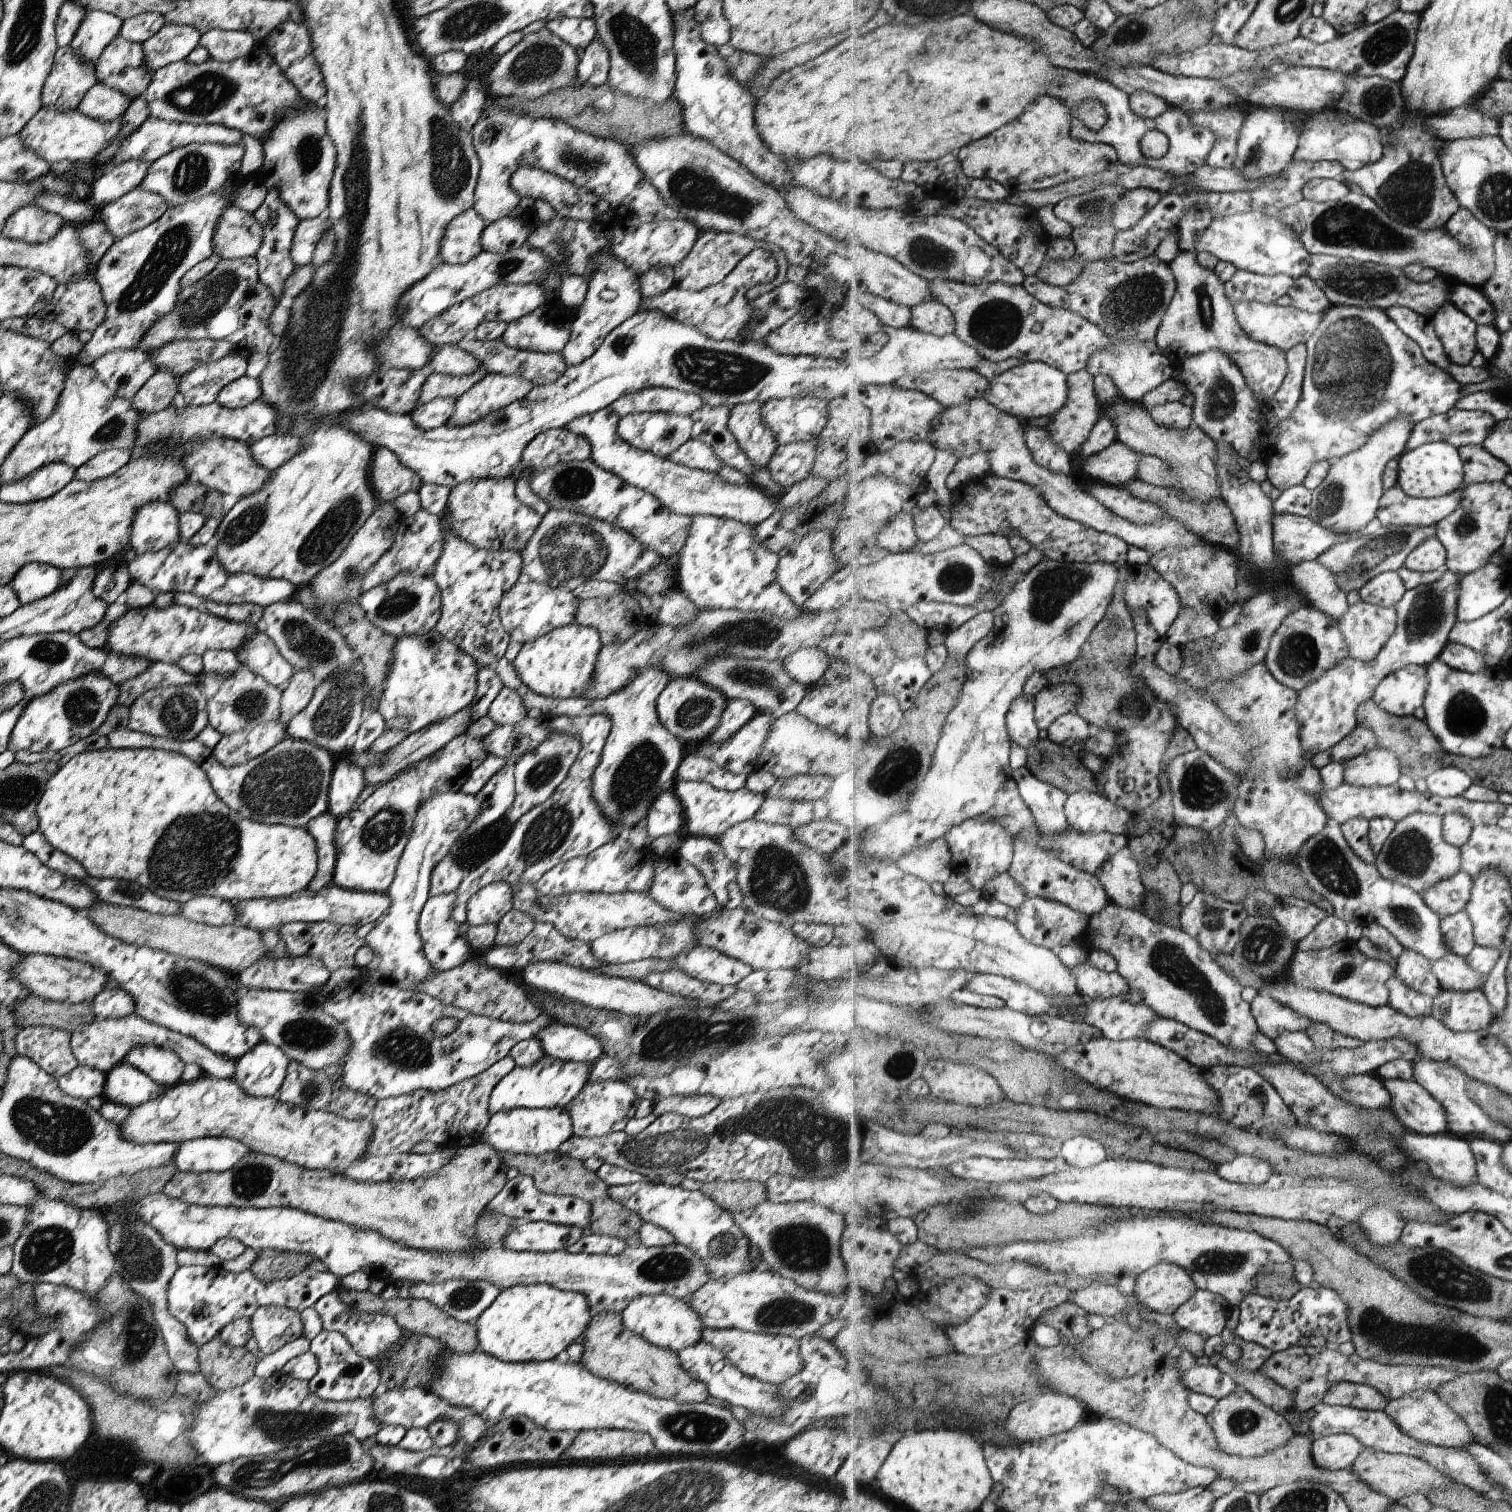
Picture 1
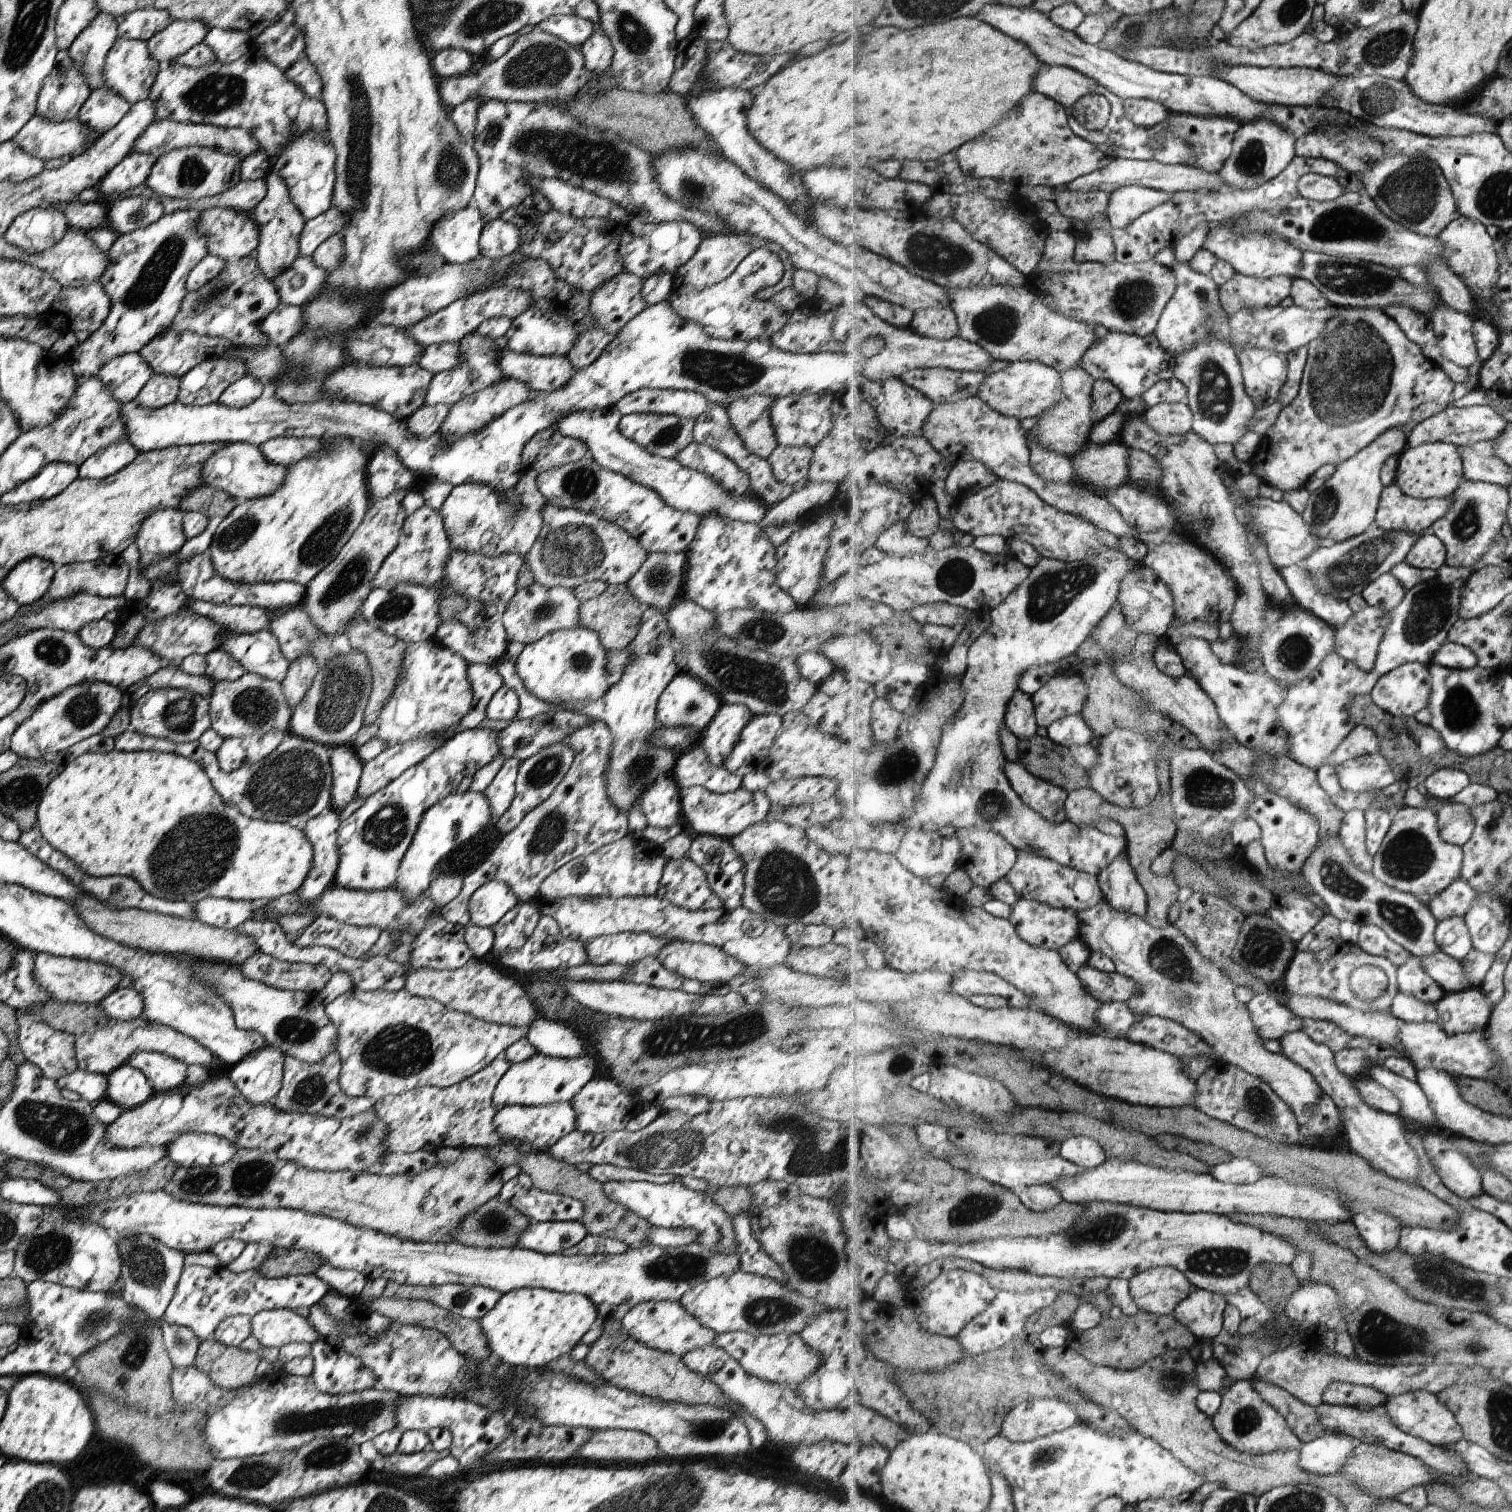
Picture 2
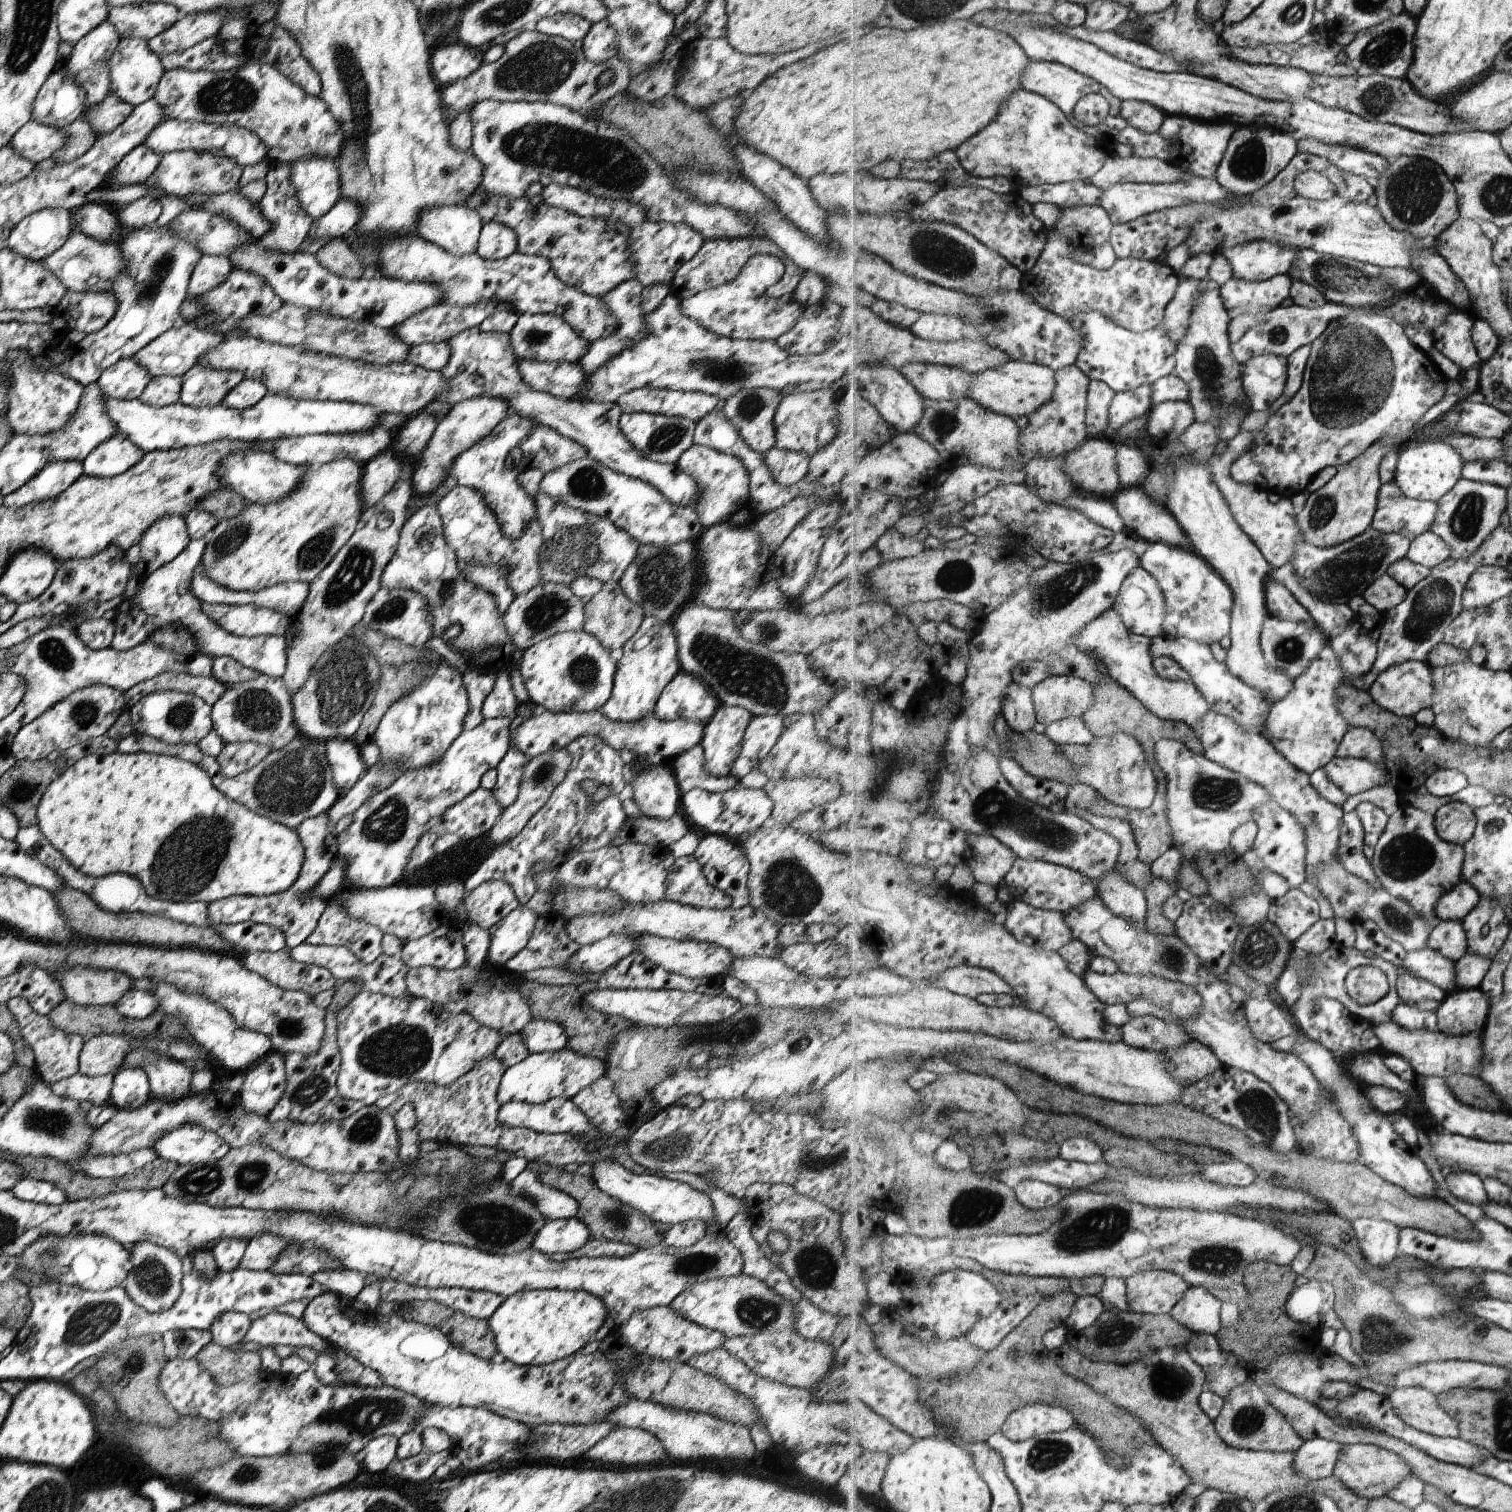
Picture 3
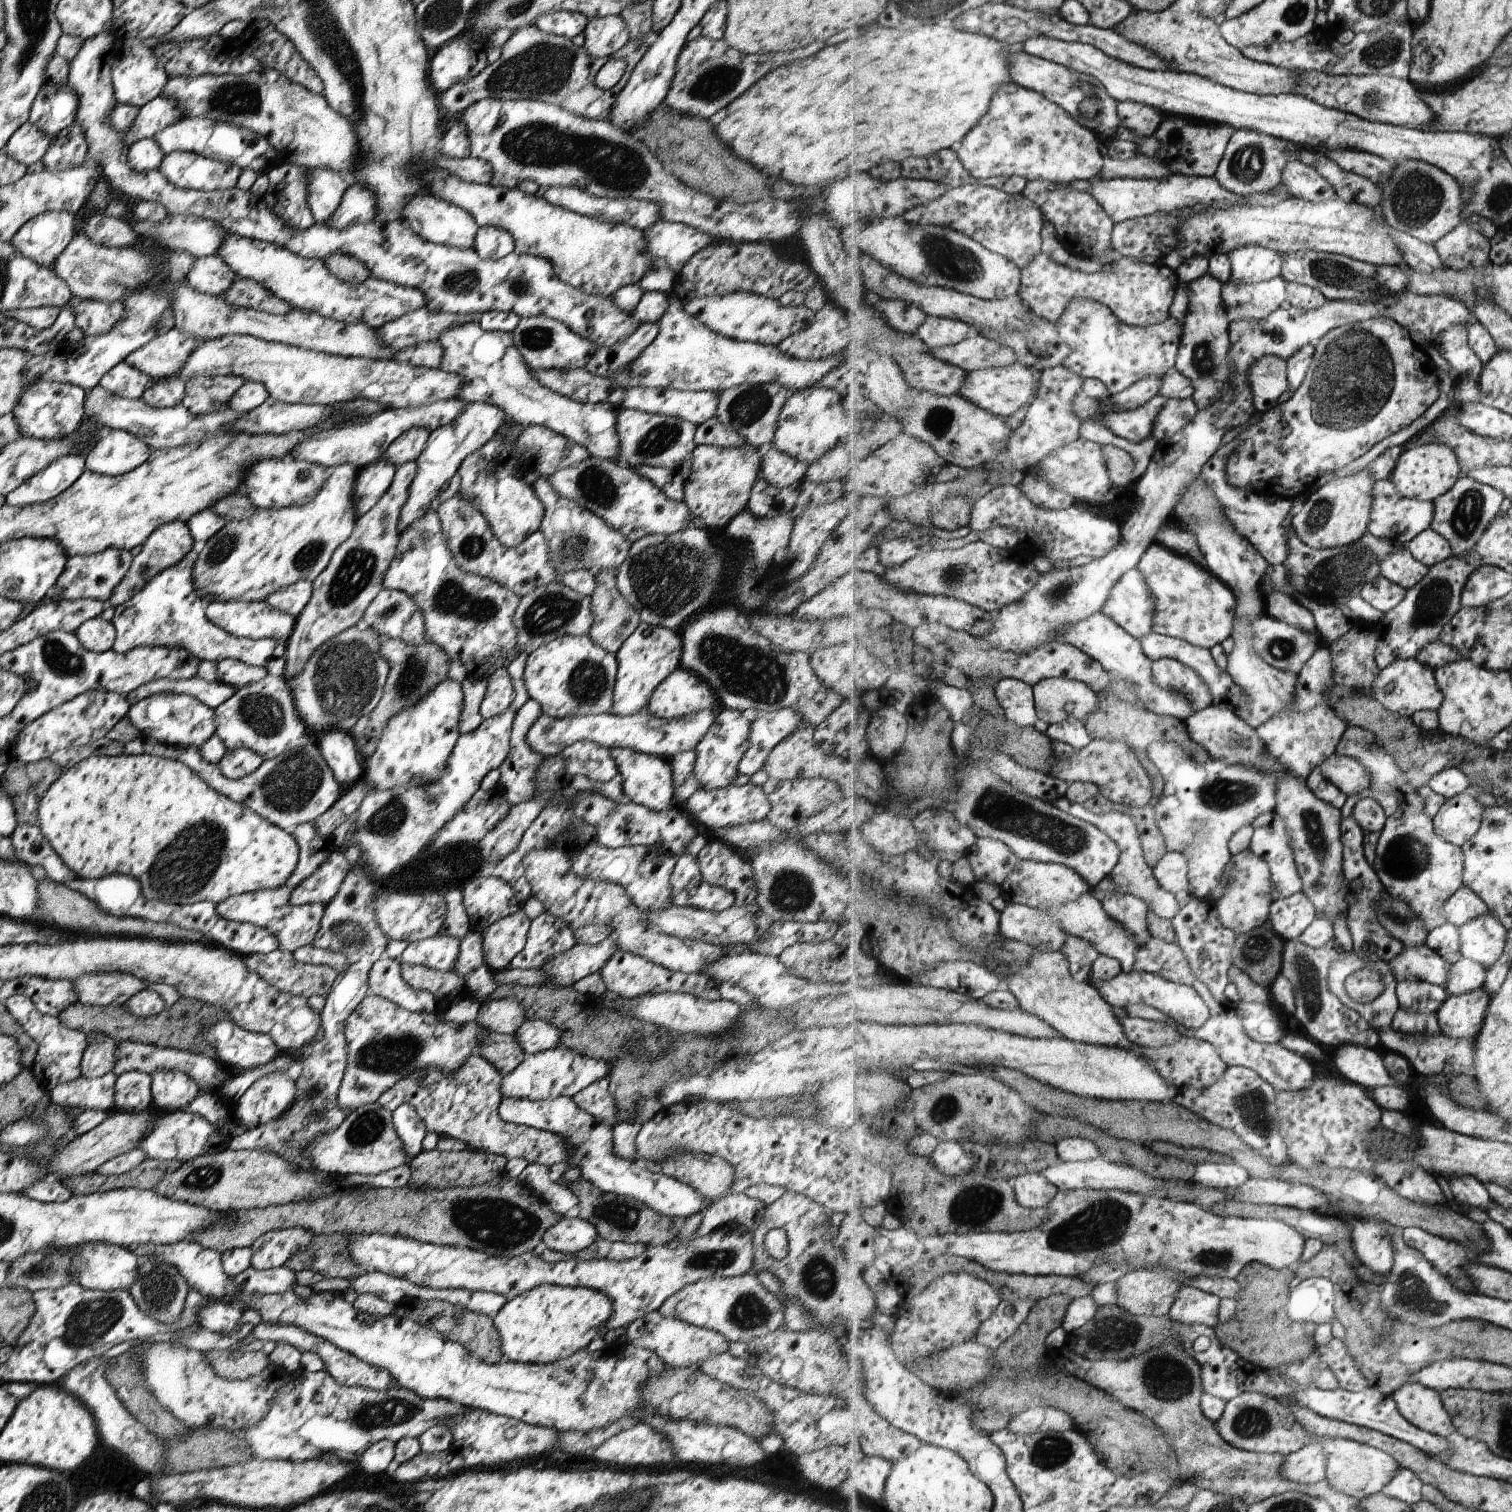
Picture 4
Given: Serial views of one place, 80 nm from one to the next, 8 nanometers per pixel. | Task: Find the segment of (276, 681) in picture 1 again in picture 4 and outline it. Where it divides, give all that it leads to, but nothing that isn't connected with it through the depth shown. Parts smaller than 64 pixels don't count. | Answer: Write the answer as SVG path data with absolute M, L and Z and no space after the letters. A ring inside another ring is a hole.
M195 541L191 550L175 566L165 568L151 580L147 580L145 586L135 596L115 606L113 618L110 620L115 632L112 650L115 653L124 654L139 646L165 646L165 648L177 646L177 648L187 650L198 660L212 662L224 659L237 660L249 666L265 668L270 676L282 677L285 664L285 643L271 638L252 640L230 636L215 624L210 624L204 616L208 602L199 599L193 589L193 578L191 578L193 564L203 545L202 541Z

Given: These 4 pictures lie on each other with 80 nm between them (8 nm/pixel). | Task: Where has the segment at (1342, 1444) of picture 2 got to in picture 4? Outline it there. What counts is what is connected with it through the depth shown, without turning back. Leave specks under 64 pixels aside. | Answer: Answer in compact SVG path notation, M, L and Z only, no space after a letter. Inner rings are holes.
M1323 1442L1305 1446L1283 1459L1285 1459L1285 1472L1281 1472L1281 1476L1285 1476L1290 1483L1296 1482L1307 1486L1327 1478L1329 1456L1325 1456Z

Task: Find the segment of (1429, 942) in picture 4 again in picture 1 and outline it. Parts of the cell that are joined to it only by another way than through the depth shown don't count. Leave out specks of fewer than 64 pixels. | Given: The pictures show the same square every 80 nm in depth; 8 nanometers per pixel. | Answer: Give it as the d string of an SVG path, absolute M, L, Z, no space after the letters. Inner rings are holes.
M1467 910L1451 914L1442 920L1441 930L1451 953L1467 957L1478 946L1475 941L1473 920Z

